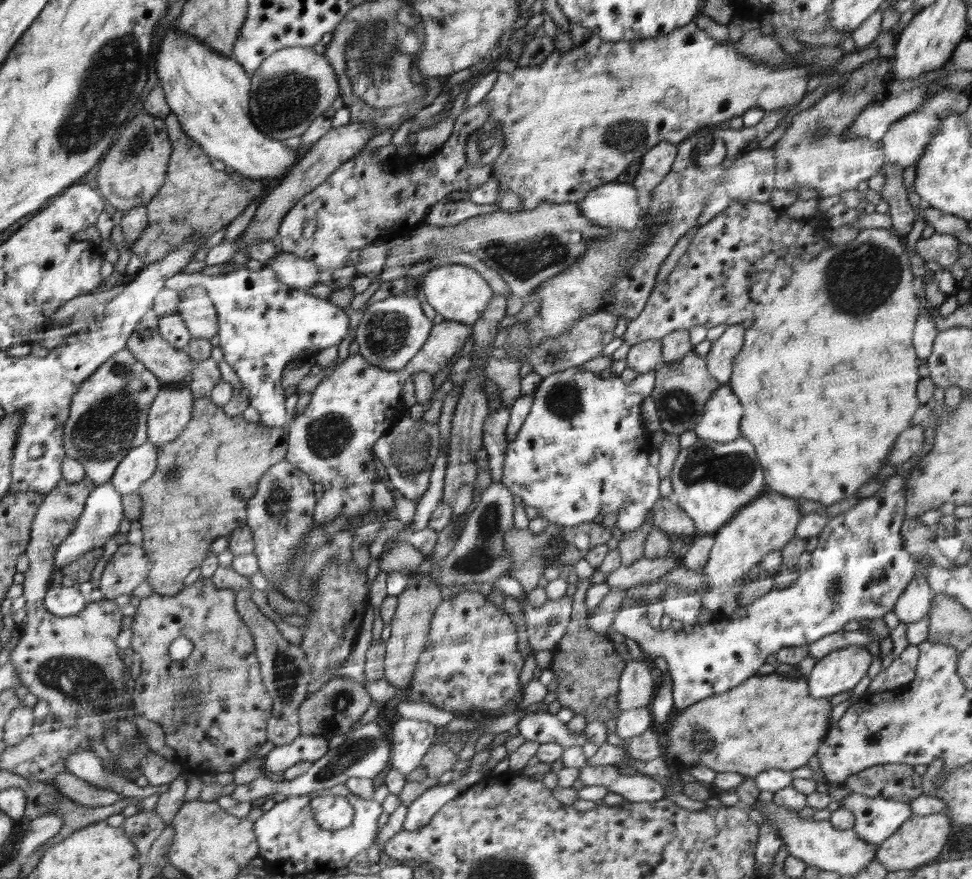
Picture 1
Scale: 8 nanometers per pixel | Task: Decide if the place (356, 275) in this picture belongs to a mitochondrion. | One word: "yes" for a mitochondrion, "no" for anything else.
no

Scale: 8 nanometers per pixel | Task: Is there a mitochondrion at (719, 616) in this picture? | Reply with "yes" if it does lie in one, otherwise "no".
no

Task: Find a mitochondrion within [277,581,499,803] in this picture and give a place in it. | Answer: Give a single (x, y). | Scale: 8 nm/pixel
(362, 747)

